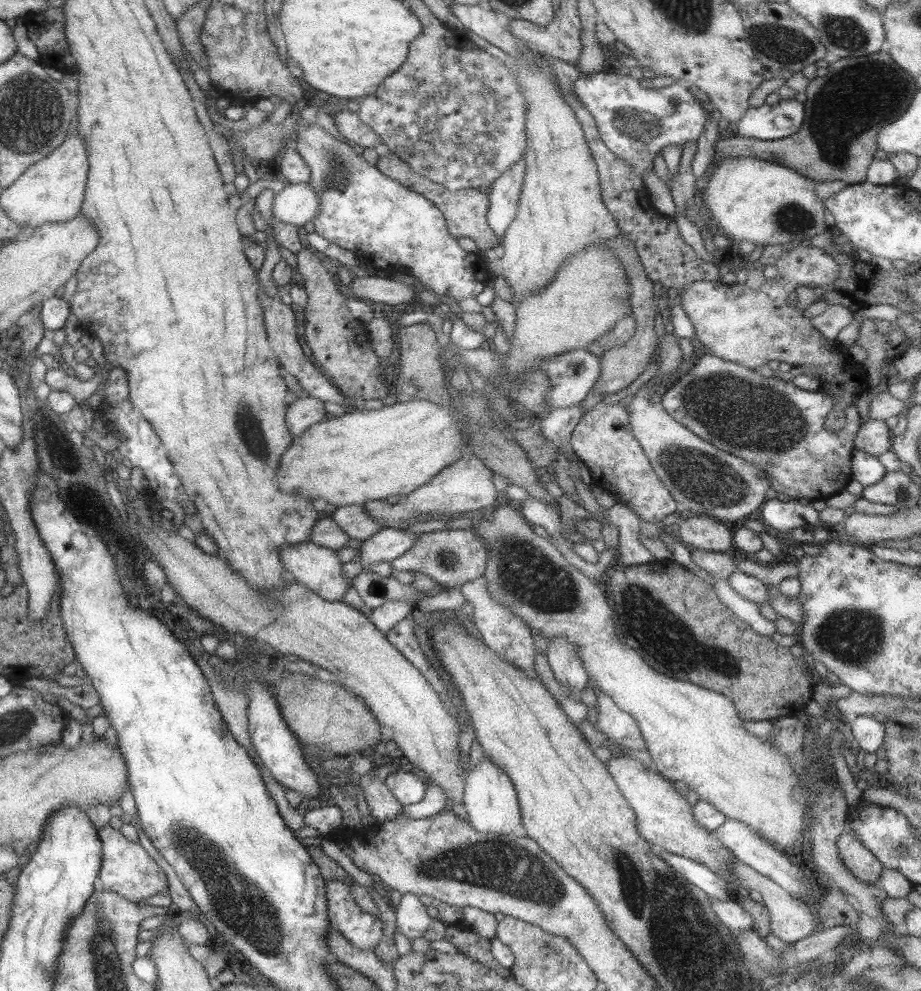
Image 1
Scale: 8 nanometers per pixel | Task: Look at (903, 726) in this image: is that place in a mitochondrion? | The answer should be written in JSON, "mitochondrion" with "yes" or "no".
{"mitochondrion":"no"}

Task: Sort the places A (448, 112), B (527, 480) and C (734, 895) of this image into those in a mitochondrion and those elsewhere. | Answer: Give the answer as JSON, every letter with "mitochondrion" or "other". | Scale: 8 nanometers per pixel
{"A":"mitochondrion","B":"other","C":"other"}

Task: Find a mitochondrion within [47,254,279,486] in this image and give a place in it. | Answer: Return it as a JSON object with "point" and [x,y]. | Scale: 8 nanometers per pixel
{"point":[247,423]}

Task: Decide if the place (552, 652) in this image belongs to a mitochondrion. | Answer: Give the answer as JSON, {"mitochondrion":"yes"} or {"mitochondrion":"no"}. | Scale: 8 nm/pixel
{"mitochondrion":"no"}

